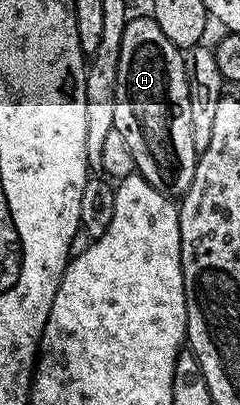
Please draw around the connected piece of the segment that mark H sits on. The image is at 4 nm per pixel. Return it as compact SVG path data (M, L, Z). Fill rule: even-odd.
M133 16L122 31L122 51L118 55L118 87L114 103L112 128L126 139L130 155L134 155L136 172L158 191L179 199L192 185L198 151L194 147L194 127L190 115L190 87L188 86L188 65L185 54L162 35L162 27L151 16Z

